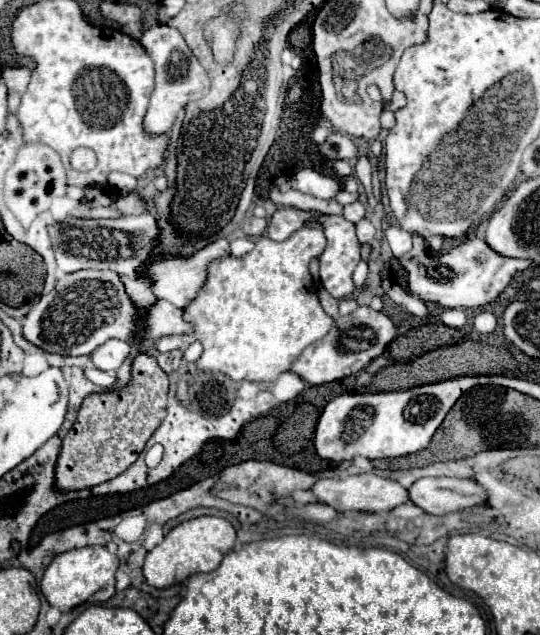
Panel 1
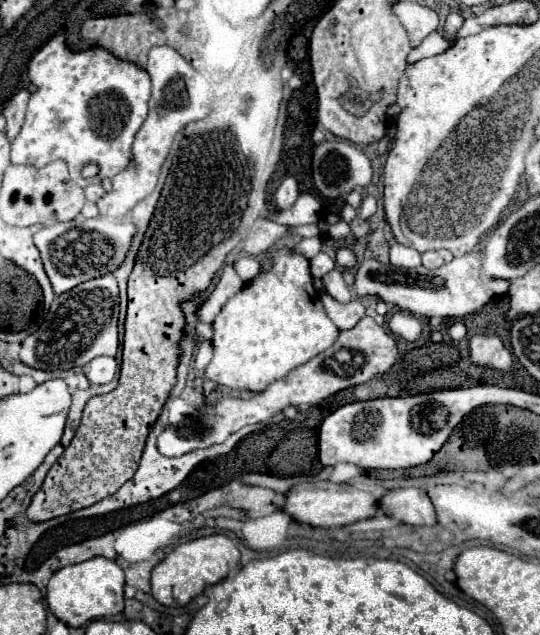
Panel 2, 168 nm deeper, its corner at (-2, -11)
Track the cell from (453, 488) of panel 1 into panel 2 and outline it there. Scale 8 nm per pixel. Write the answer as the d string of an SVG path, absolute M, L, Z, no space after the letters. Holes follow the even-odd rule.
M394 489L380 499L380 509L406 525L434 527L436 509L424 489Z

